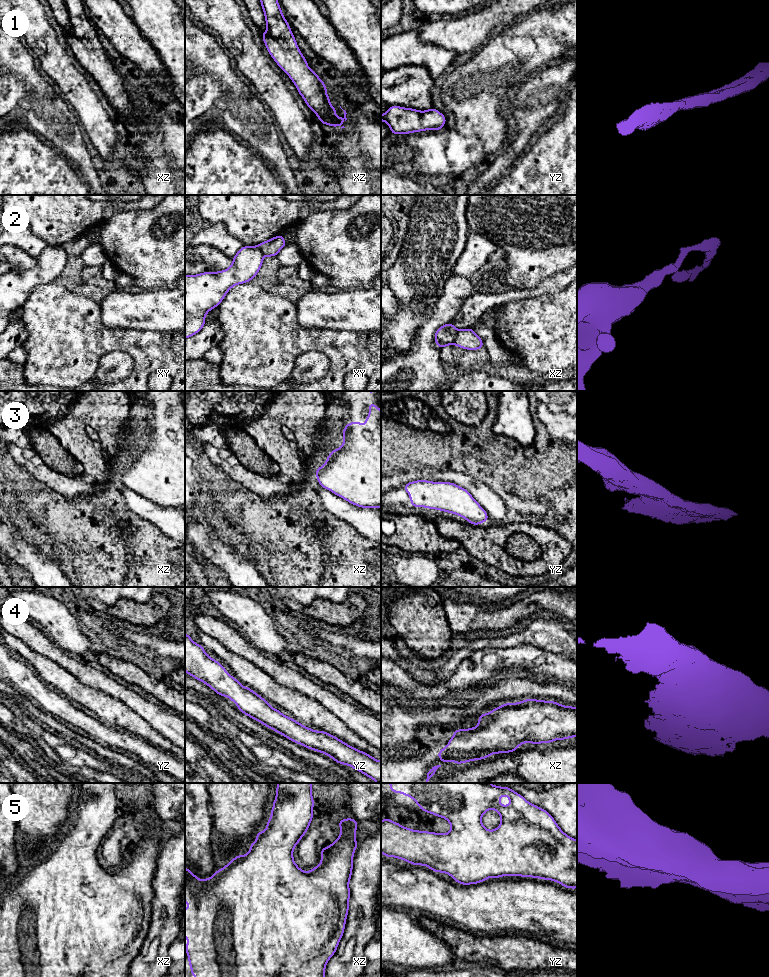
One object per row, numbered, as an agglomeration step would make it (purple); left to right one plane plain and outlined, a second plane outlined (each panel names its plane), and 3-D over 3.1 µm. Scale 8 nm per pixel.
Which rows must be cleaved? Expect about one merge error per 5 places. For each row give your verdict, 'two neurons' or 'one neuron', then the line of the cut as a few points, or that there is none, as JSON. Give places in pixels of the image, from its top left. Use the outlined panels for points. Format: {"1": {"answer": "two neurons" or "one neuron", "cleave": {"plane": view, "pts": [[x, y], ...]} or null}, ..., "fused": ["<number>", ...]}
{"1": {"answer": "one neuron", "cleave": null}, "2": {"answer": "two neurons", "cleave": {"plane": "xz", "pts": [[457, 330], [453, 343]]}}, "3": {"answer": "one neuron", "cleave": null}, "4": {"answer": "one neuron", "cleave": null}, "5": {"answer": "one neuron", "cleave": null}, "fused": ["2"]}

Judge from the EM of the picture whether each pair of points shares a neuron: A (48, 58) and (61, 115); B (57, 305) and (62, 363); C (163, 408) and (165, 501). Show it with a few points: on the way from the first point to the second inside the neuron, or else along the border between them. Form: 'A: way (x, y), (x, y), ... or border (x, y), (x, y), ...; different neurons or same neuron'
A: border (62, 97), (76, 116); different neurons
B: way (57, 319), (62, 327), (62, 349); same neuron
C: way (163, 431), (164, 478); same neuron

